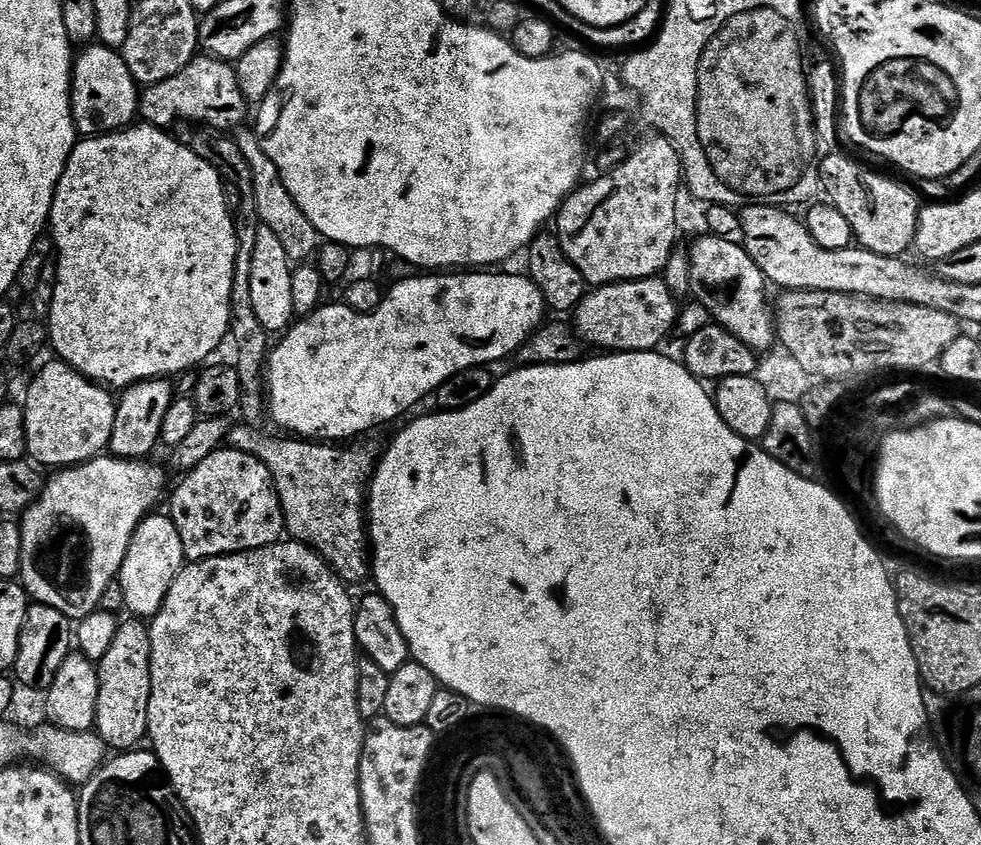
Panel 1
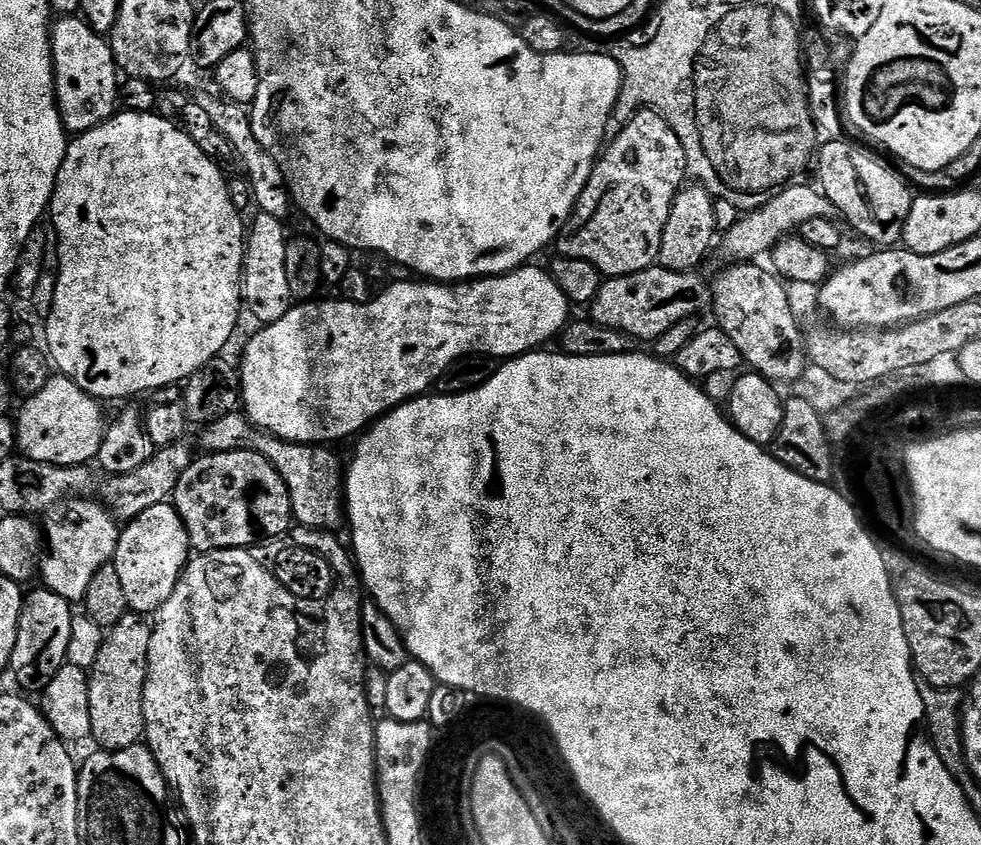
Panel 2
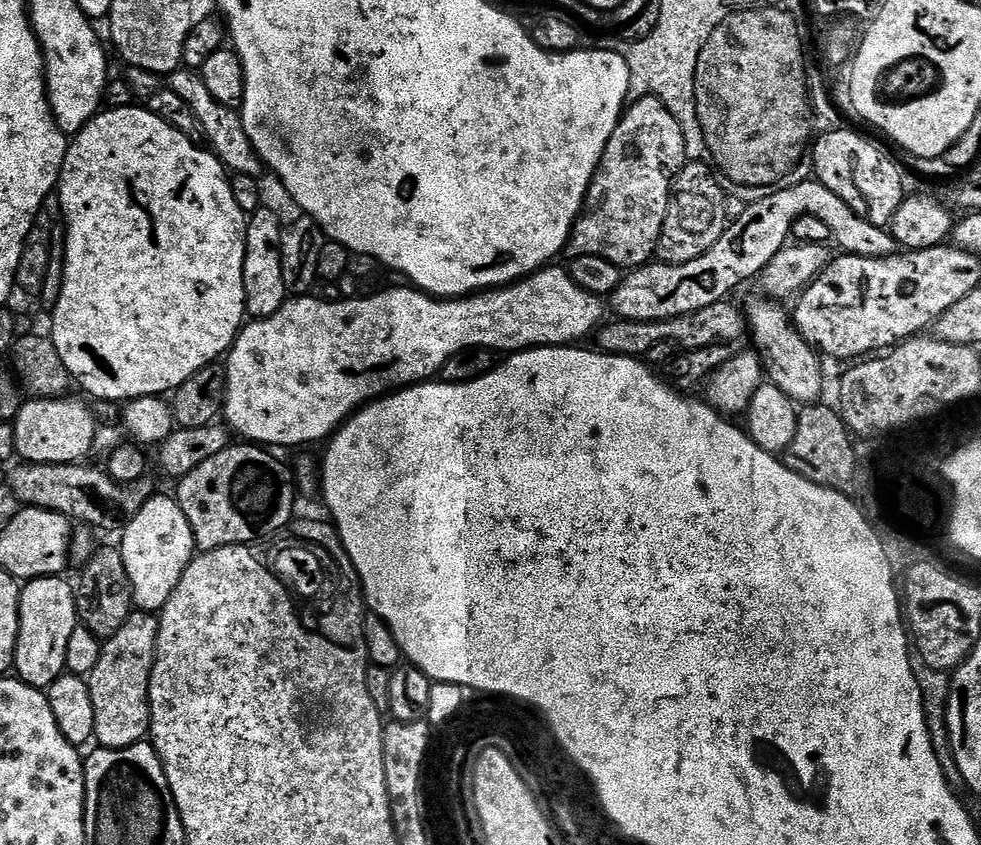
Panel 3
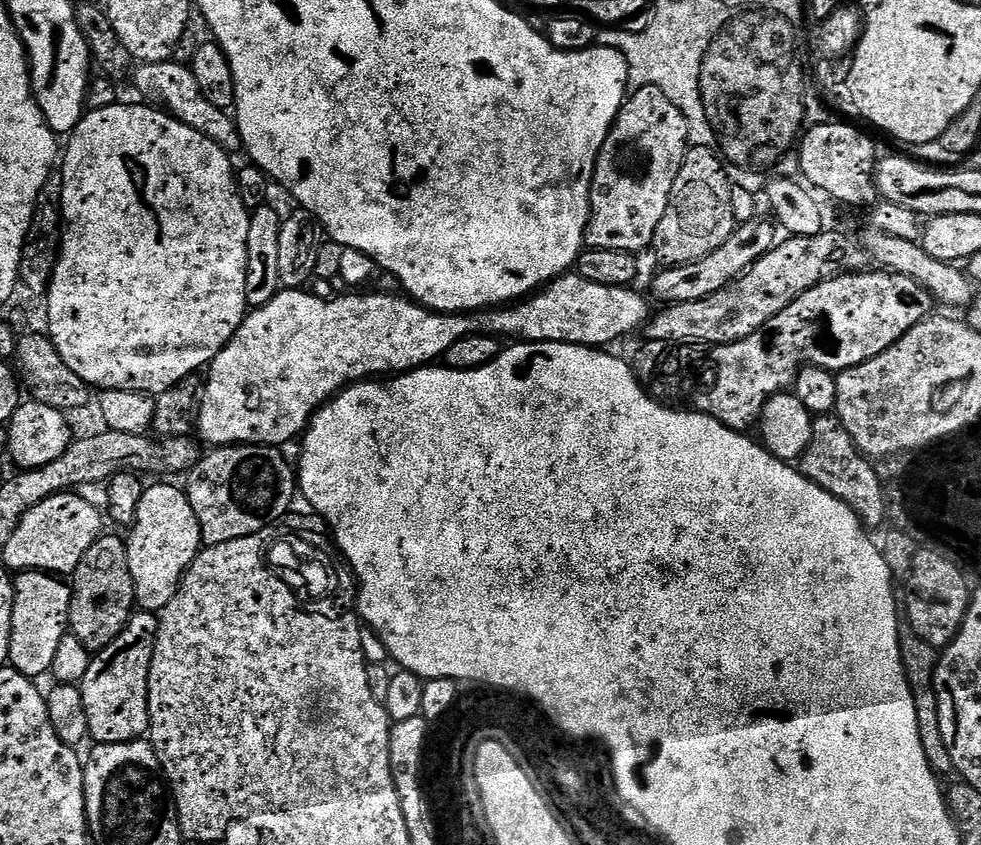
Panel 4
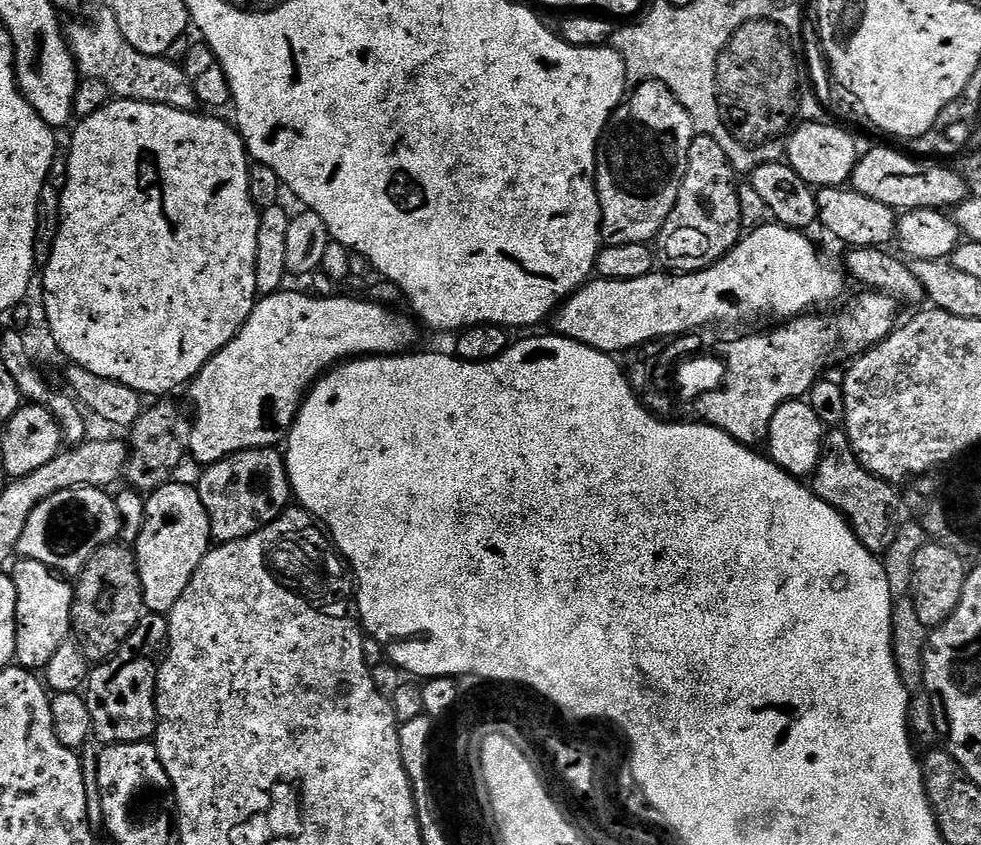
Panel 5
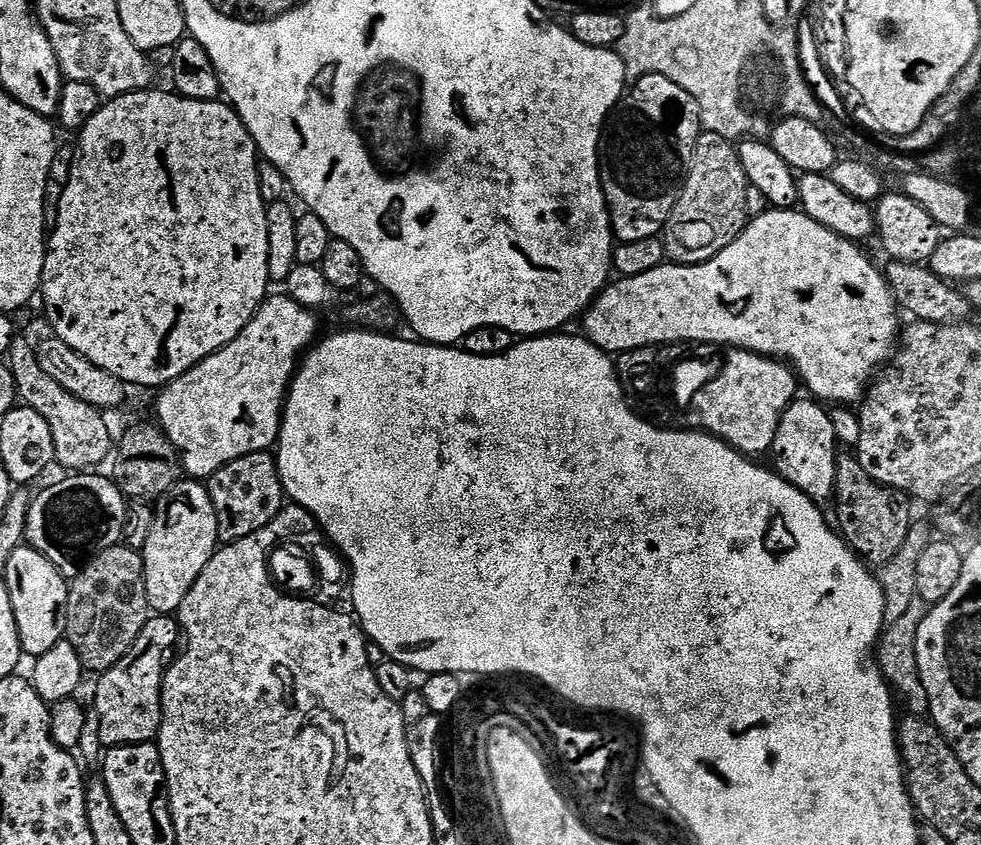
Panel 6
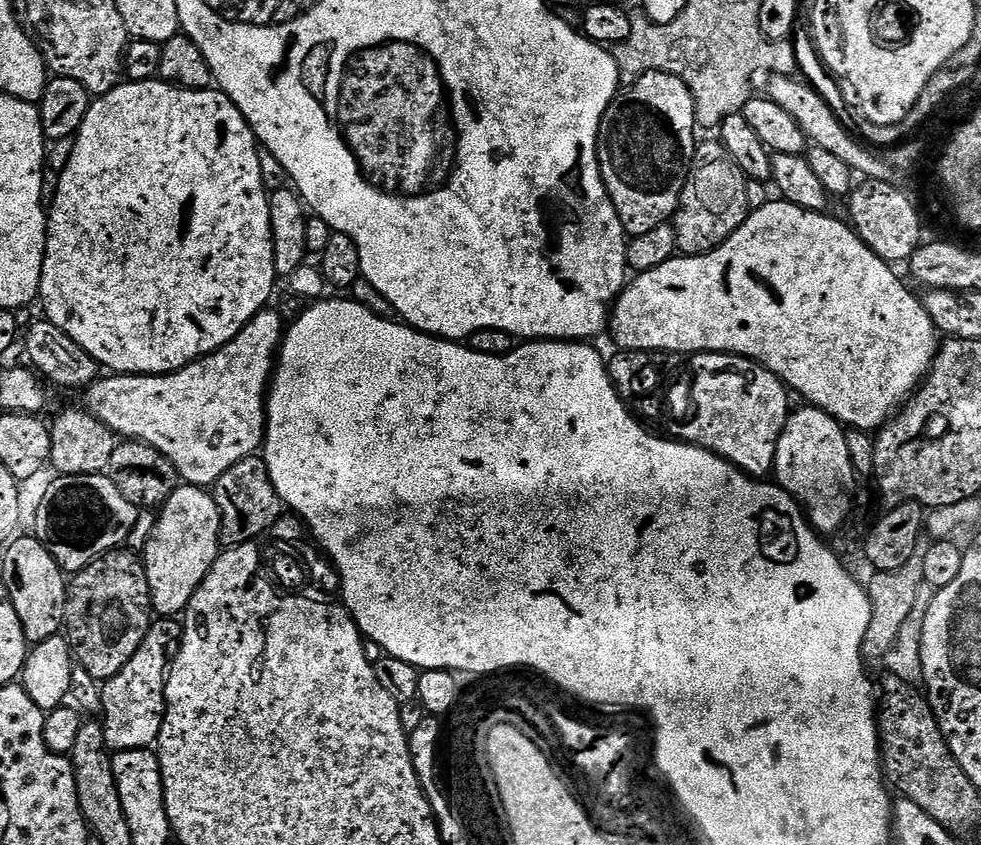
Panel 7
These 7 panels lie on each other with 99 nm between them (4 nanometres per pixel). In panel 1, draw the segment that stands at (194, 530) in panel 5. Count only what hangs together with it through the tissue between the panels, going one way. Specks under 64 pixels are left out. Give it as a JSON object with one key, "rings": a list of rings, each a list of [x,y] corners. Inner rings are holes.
{"rings":[[[156,515],[145,516],[134,530],[134,538],[130,538],[130,546],[118,577],[124,607],[136,618],[151,618],[158,614],[158,610],[162,610],[162,602],[166,602],[166,594],[174,578],[178,578],[178,574],[186,567],[178,526],[174,526],[171,515]]]}

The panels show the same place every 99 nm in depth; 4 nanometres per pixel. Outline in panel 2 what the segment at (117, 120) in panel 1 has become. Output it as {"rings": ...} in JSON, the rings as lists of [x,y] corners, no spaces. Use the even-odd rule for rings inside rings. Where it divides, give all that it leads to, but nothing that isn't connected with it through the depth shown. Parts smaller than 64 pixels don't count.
{"rings":[[[79,15],[57,19],[51,30],[52,66],[56,69],[56,104],[60,107],[60,117],[69,133],[88,132],[118,111],[122,84],[119,79],[116,81],[118,69],[112,45]]]}

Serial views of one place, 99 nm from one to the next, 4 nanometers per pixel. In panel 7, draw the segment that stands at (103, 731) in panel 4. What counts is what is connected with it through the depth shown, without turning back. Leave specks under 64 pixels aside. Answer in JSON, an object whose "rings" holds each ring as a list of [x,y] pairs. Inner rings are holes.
{"rings":[[[176,618],[153,619],[142,646],[134,650],[134,658],[114,674],[114,678],[103,681],[101,706],[104,740],[113,753],[139,748],[151,749],[160,739],[164,721],[164,691],[168,681],[170,661],[180,651],[180,639],[184,637],[184,626]]]}

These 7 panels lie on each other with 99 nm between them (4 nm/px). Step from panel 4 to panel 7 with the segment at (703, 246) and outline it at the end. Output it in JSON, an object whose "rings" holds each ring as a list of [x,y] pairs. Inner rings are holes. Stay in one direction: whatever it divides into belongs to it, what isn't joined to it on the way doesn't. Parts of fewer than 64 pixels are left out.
{"rings":[[[716,138],[704,139],[697,145],[692,169],[680,195],[679,206],[672,219],[676,247],[683,255],[710,252],[726,241],[748,220],[747,176],[732,155]]]}

